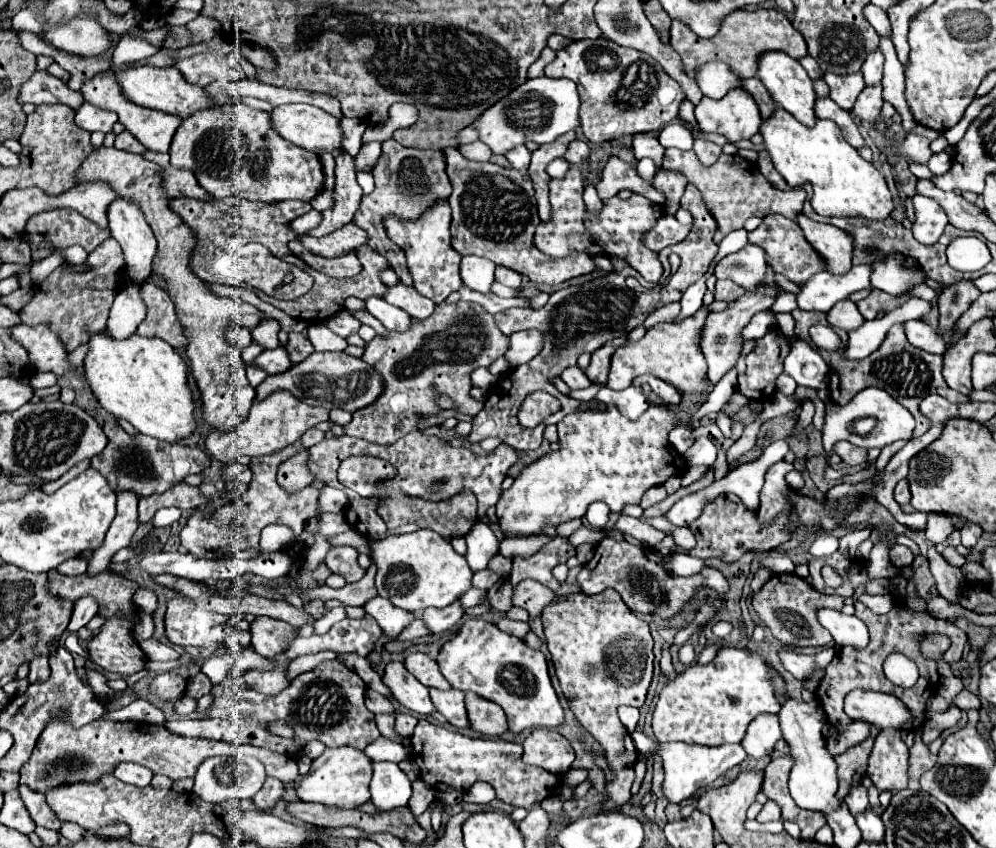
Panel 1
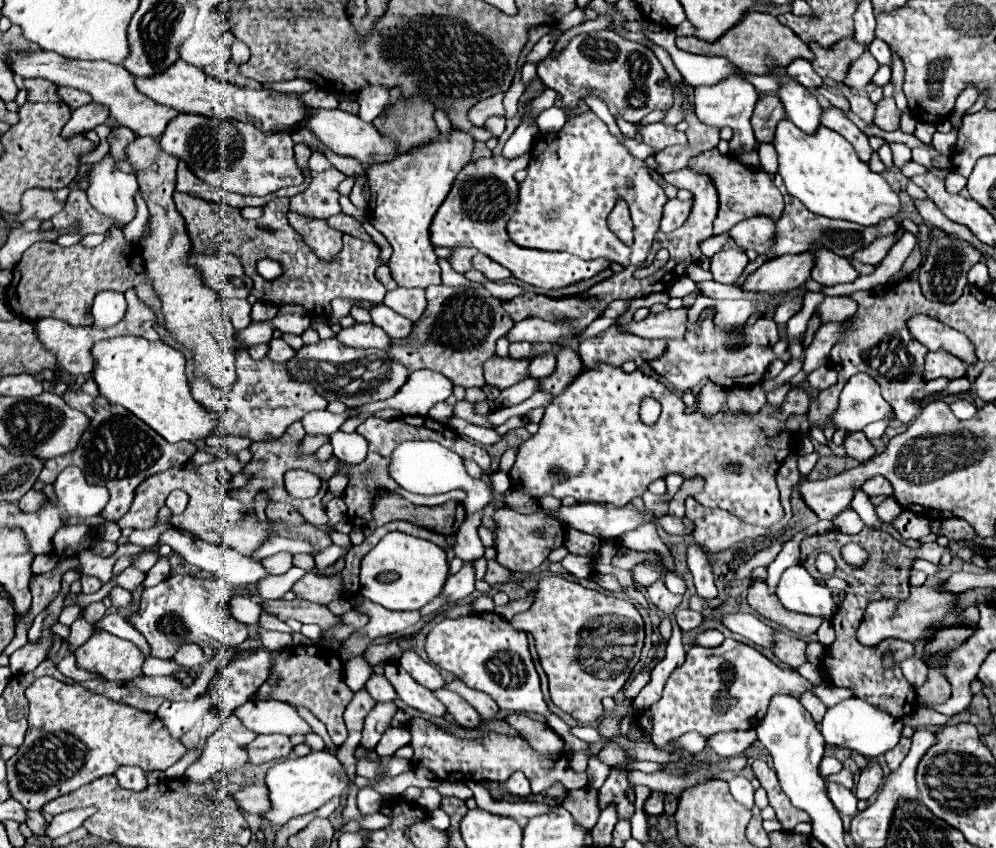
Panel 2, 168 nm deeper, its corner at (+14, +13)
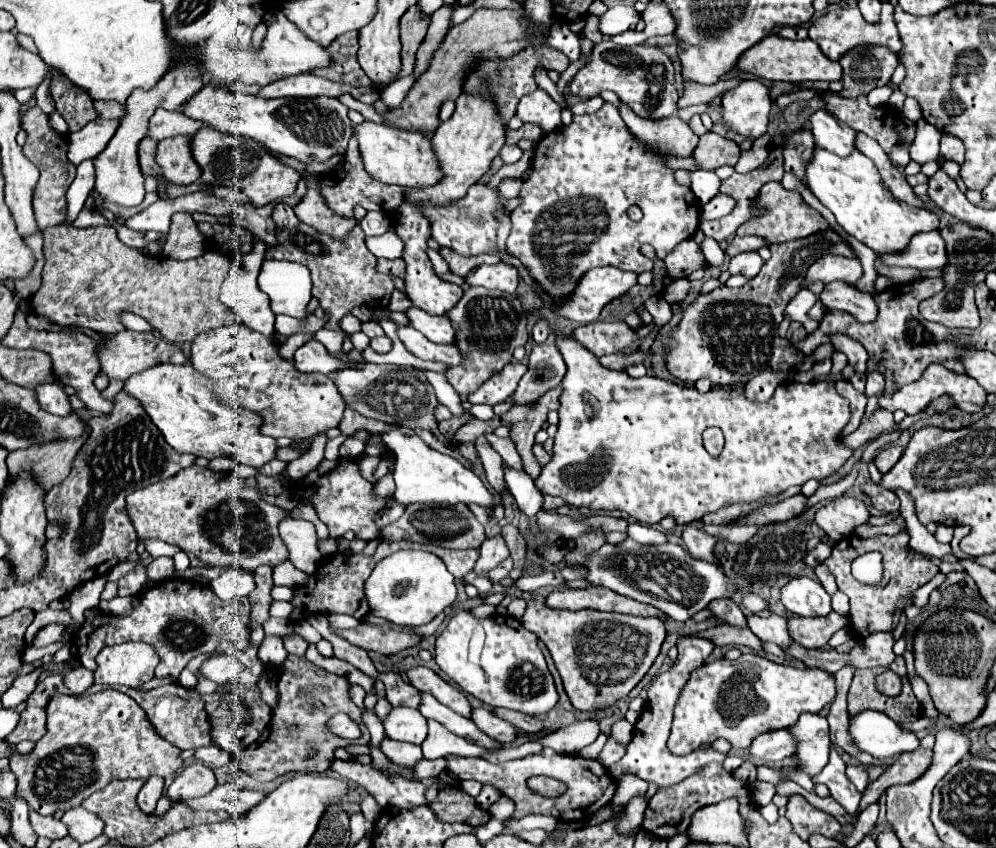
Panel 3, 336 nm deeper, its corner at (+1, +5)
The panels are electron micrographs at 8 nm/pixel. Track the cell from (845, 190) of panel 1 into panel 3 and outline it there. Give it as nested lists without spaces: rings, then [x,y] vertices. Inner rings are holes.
[[[815,146],[805,166],[805,178],[813,196],[833,212],[837,224],[849,236],[857,238],[877,254],[901,252],[903,248],[907,248],[907,242],[913,234],[937,230],[939,226],[939,218],[933,212],[897,200],[881,184],[875,164],[859,150],[853,150],[849,156],[841,158]]]

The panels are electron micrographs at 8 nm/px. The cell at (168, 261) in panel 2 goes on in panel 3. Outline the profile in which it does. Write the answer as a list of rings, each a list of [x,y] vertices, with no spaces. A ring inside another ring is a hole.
[[[177,136],[157,144],[157,164],[163,176],[177,186],[193,184],[201,176],[201,170],[189,152],[189,140],[189,136]]]

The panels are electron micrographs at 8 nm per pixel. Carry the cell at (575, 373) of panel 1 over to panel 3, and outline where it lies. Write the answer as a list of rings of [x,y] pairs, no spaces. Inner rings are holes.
[[[553,342],[537,344],[529,356],[529,370],[513,392],[515,404],[529,404],[545,394],[549,388],[561,384],[565,376],[565,362]]]

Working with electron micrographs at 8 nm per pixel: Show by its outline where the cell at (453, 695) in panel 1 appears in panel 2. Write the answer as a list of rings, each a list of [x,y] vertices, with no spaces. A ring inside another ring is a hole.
[[[440,688],[440,690],[434,692],[434,696],[448,708],[448,712],[454,716],[454,720],[460,726],[464,726],[464,728],[476,728],[482,722],[480,714],[466,700],[462,700],[456,692]]]

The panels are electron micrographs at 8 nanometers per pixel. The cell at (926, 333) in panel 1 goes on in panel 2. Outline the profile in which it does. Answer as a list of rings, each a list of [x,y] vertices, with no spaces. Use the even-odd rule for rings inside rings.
[[[912,316],[908,320],[908,328],[910,328],[912,336],[932,352],[936,352],[936,350],[950,352],[952,356],[956,356],[958,360],[962,360],[968,366],[974,366],[978,362],[976,348],[968,340],[966,334],[962,334],[954,328],[948,328],[946,324],[934,320],[930,316]]]

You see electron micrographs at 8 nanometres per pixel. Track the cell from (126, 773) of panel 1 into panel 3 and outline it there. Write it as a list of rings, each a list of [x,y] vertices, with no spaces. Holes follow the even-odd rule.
[[[149,776],[147,780],[145,780],[145,786],[139,790],[139,794],[137,794],[137,804],[139,804],[139,808],[143,810],[143,812],[147,812],[147,814],[153,814],[153,810],[155,810],[155,804],[157,804],[157,800],[161,798],[161,794],[163,794],[163,778],[159,778],[159,776]]]

